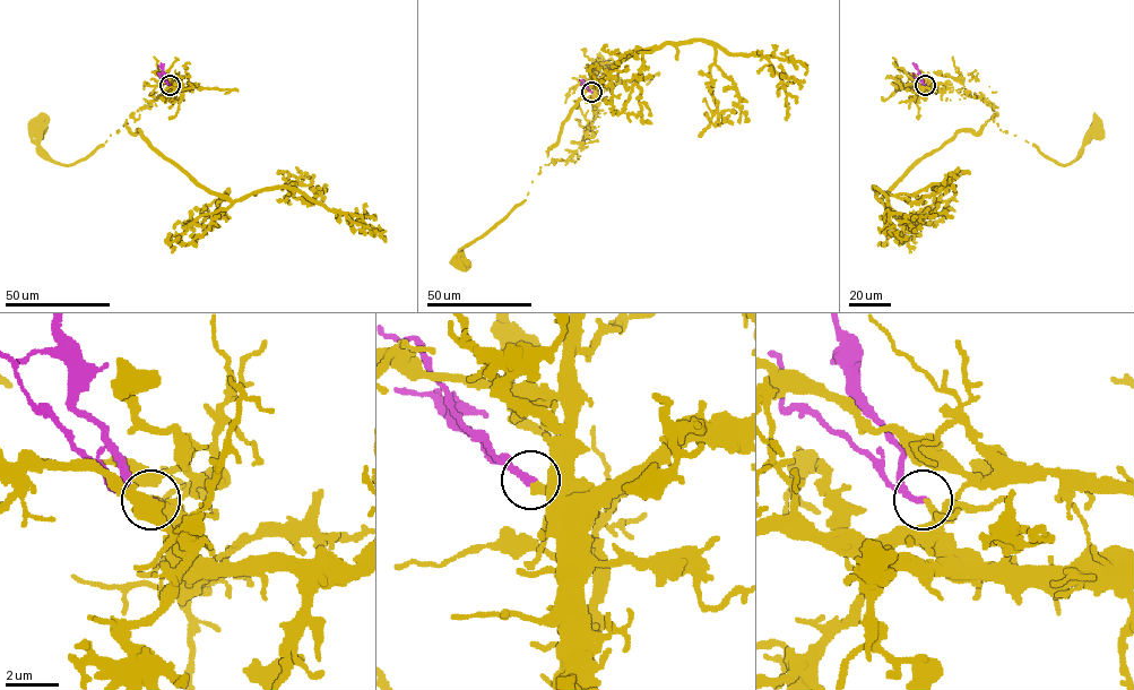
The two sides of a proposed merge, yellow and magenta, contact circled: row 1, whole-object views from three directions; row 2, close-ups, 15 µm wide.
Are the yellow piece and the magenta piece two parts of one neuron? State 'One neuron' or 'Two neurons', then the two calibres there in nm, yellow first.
One neuron. Thickness 280 nm (yellow) against 280 nm

